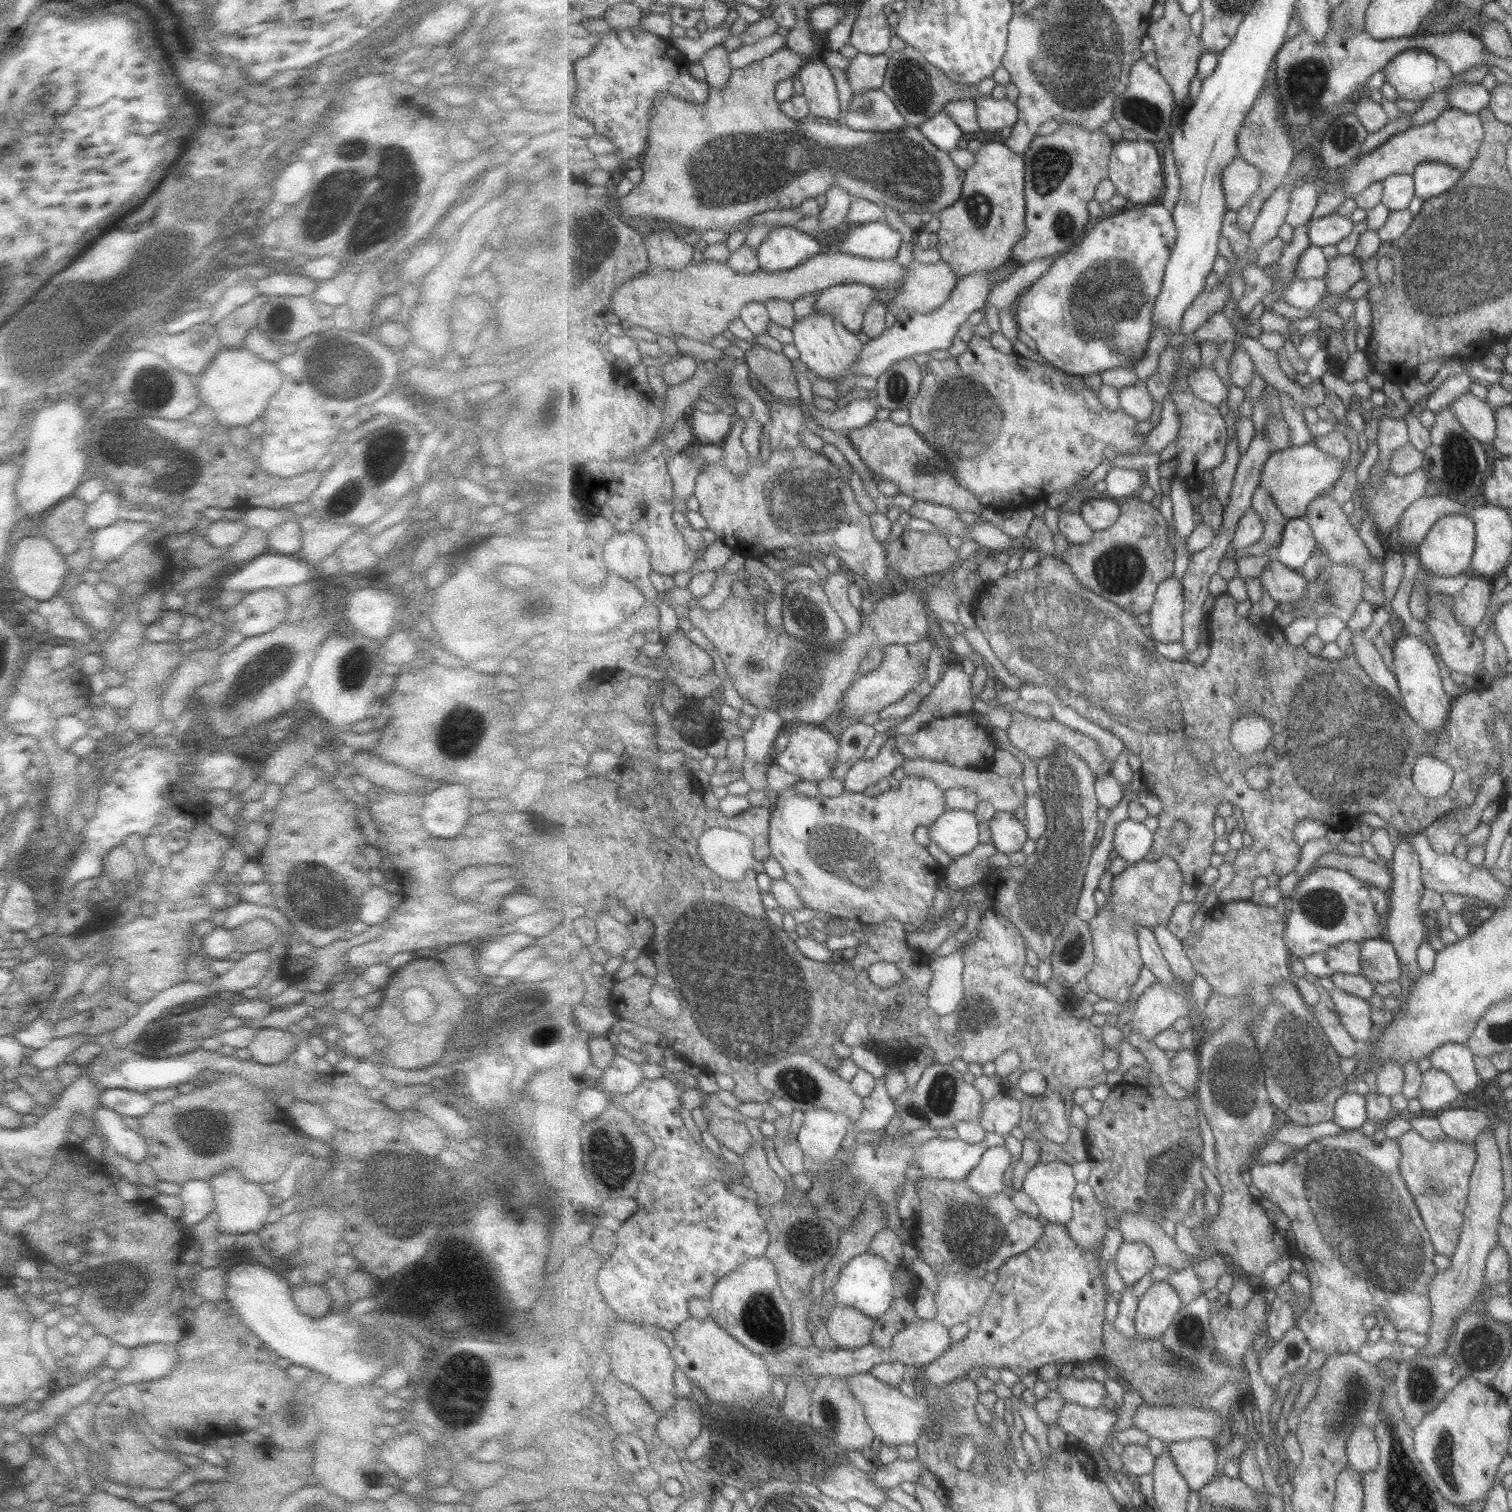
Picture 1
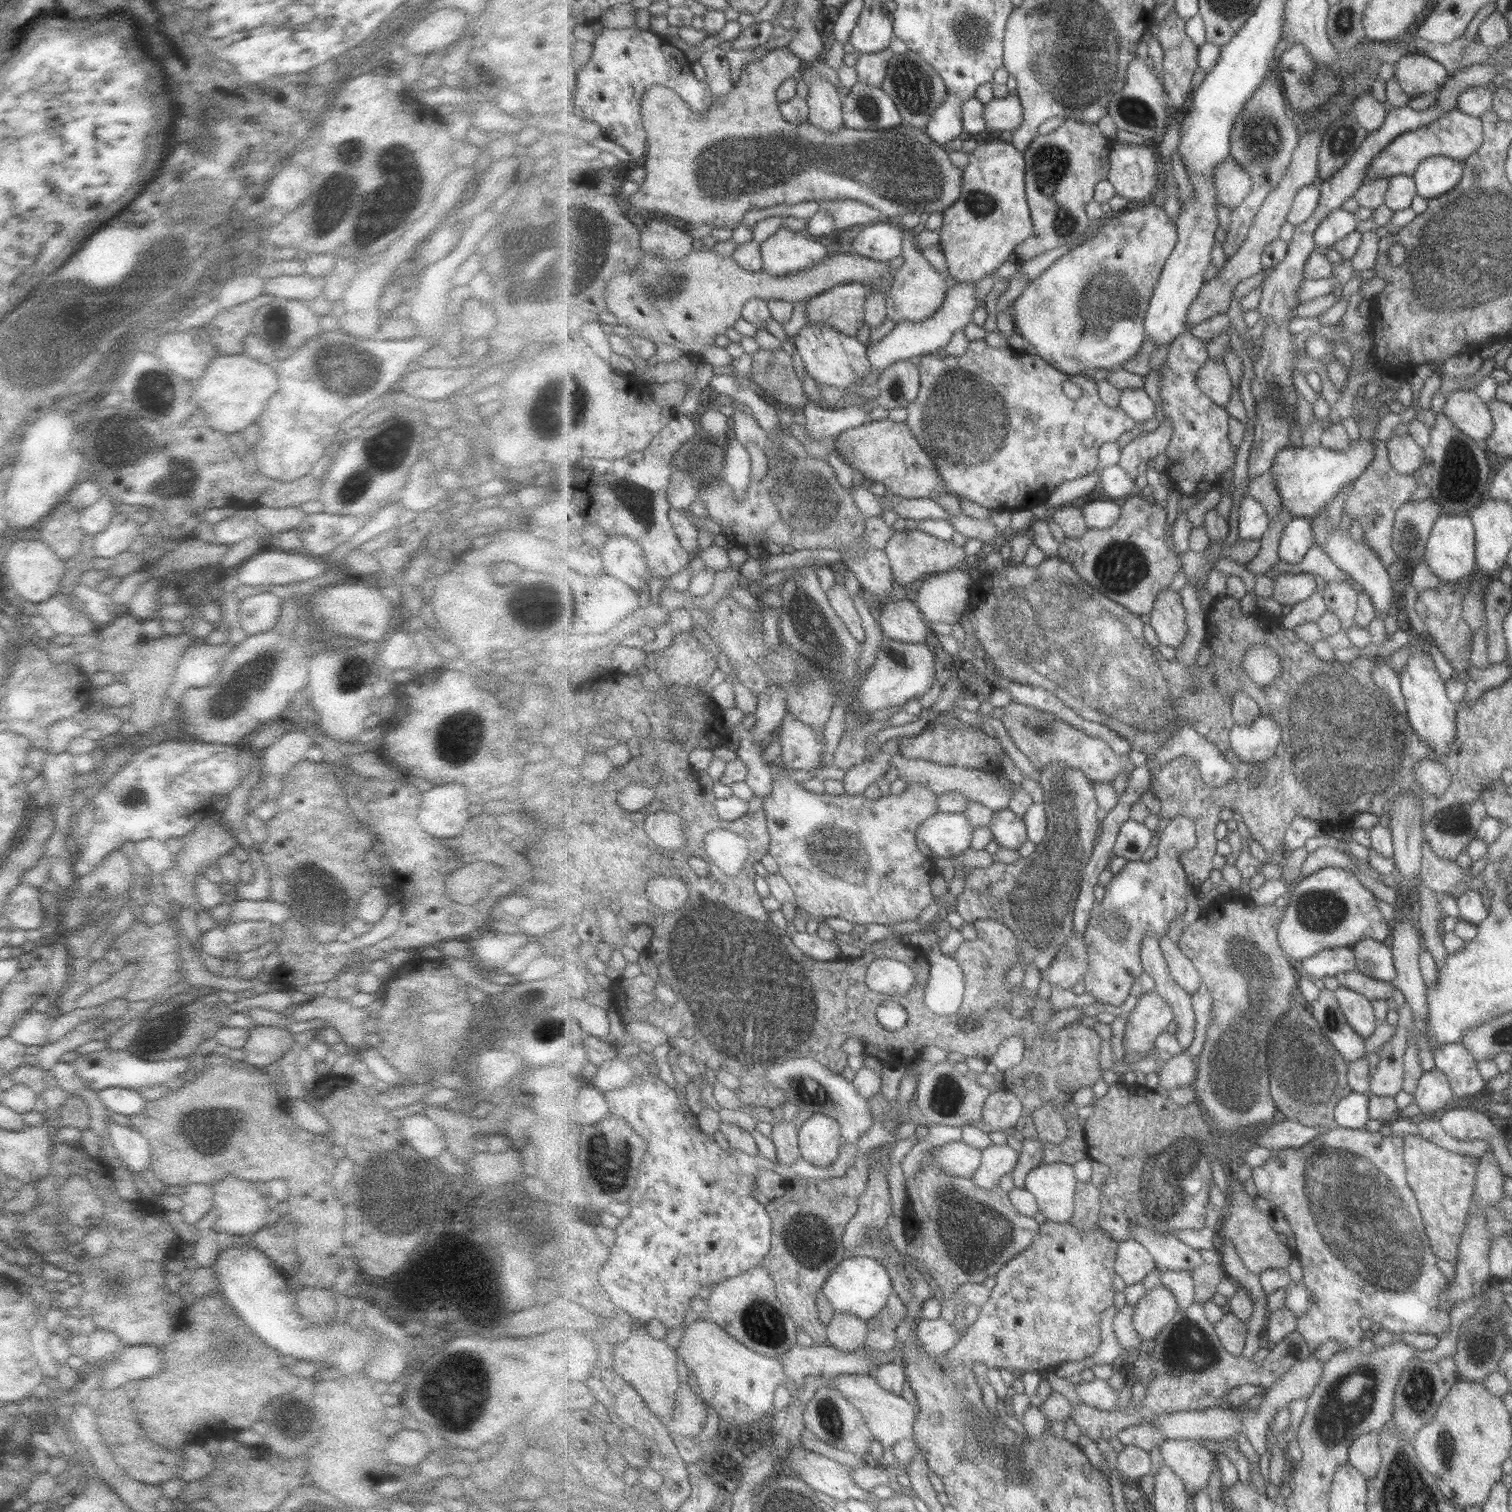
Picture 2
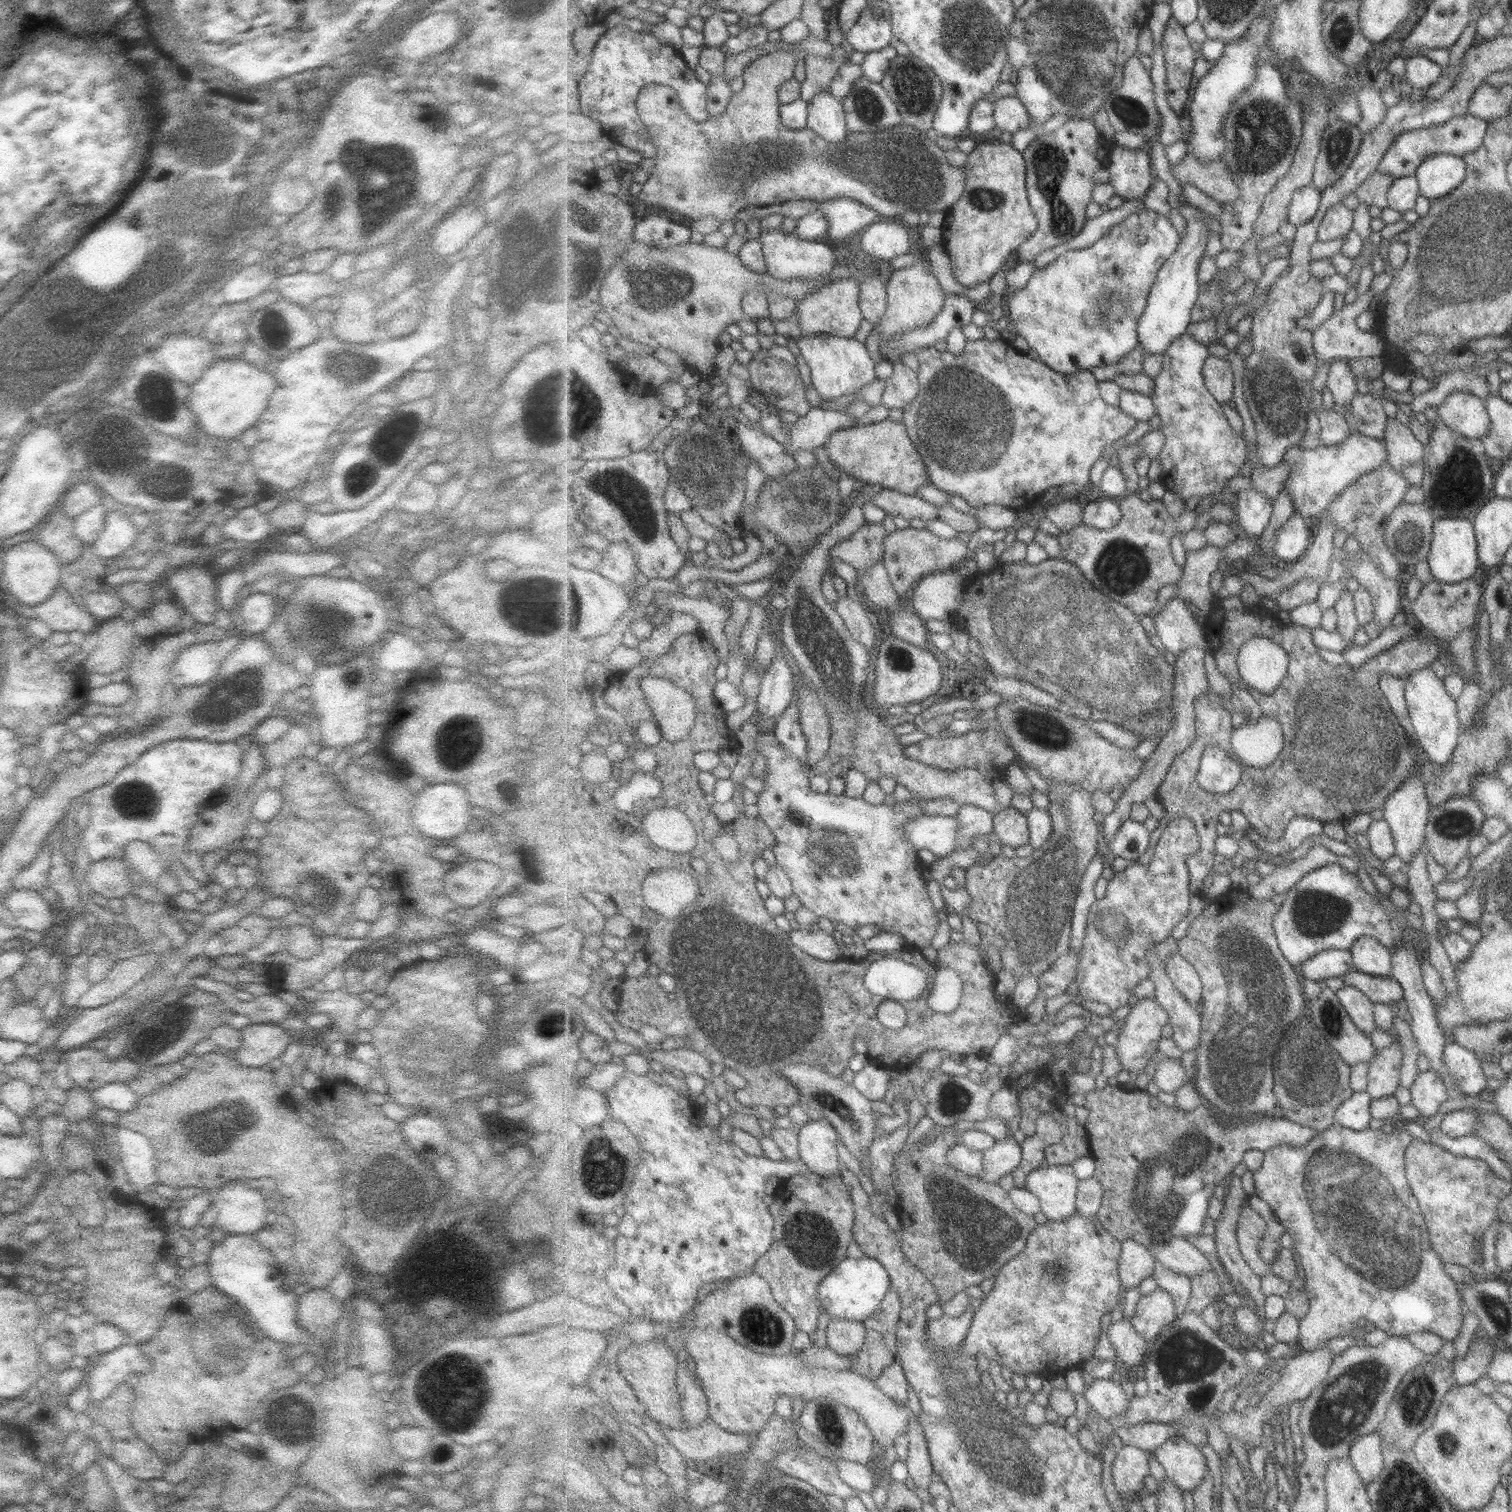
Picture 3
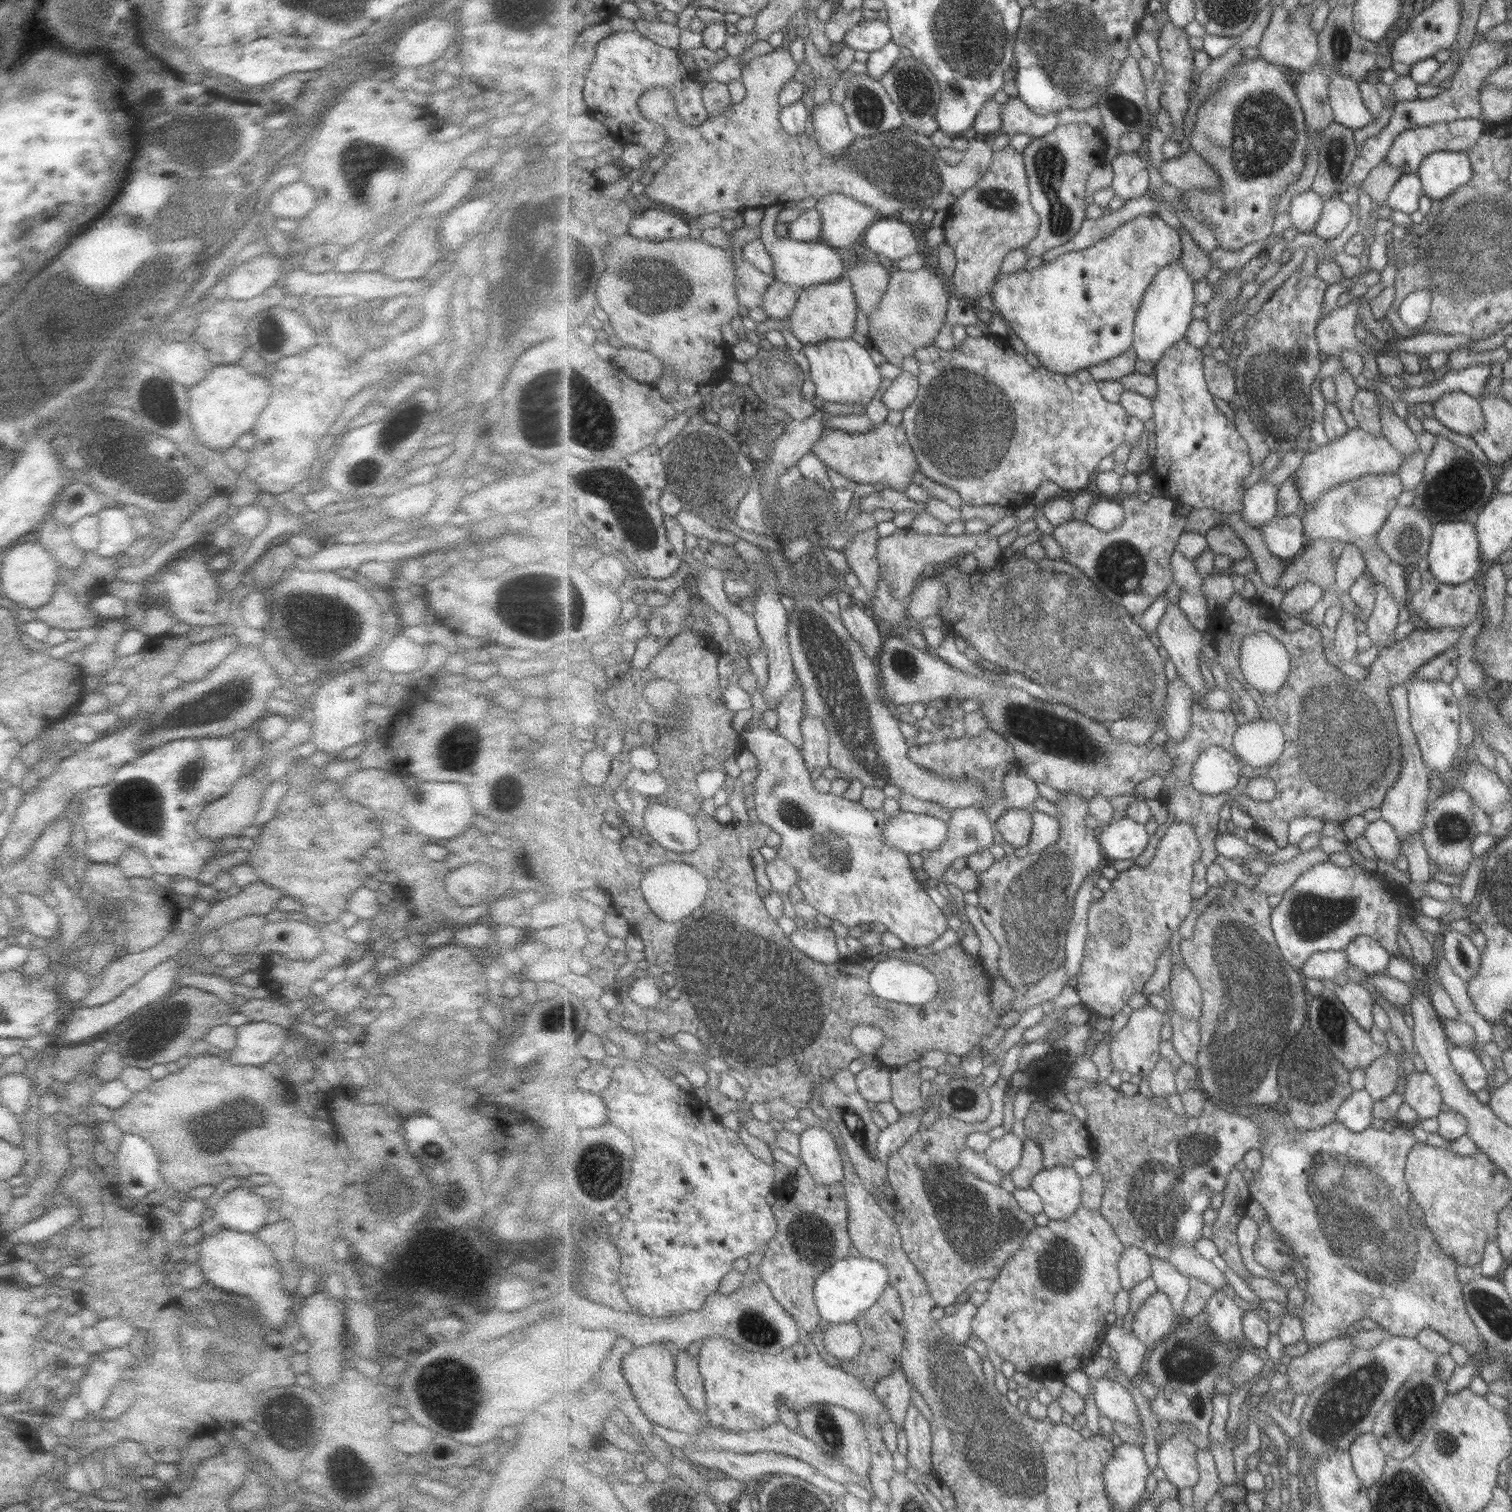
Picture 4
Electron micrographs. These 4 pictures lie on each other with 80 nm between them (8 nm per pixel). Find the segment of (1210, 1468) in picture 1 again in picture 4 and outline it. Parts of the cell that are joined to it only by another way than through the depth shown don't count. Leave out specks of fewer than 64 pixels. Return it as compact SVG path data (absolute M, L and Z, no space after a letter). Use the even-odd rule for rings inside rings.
M1179 1432L1173 1434L1162 1441L1157 1454L1157 1466L1177 1488L1194 1488L1199 1482L1198 1448L1190 1436Z

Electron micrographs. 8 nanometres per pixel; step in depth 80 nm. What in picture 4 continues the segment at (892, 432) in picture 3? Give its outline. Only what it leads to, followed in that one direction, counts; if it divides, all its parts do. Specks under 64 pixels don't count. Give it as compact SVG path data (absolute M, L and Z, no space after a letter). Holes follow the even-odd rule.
M887 421L865 434L825 428L812 446L812 452L831 470L849 481L864 485L882 482L887 487L903 492L906 486L915 483L912 480L919 471L919 463L906 430L902 425L895 426Z

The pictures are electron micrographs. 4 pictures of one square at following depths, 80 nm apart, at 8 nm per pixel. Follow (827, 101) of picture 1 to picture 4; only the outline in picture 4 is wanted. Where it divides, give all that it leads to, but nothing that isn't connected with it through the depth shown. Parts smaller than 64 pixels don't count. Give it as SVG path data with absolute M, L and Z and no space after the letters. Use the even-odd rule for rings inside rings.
M833 101L827 105L815 105L811 111L811 122L817 143L829 159L841 157L858 138L851 131L846 110Z

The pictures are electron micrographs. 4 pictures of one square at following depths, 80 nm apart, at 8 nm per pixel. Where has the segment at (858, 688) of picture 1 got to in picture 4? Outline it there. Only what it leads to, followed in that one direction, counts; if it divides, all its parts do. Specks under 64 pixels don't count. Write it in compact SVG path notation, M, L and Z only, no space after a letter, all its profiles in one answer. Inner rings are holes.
M891 634L885 640L878 663L879 672L883 674L883 686L886 688L888 699L896 706L917 704L917 702L922 702L927 706L928 702L937 700L937 698L946 698L950 702L953 696L957 696L959 703L964 700L980 700L980 709L986 718L988 728L999 733L1003 739L1007 739L1011 743L1017 765L1027 773L1031 780L1051 786L1059 792L1078 792L1089 802L1099 795L1105 798L1133 795L1144 780L1149 780L1156 774L1166 778L1174 768L1174 760L1164 745L1151 748L1149 743L1146 745L1123 744L1123 742L1113 740L1109 728L1102 722L1095 722L1093 718L1063 706L1063 703L1037 700L1031 696L1031 693L1025 692L1023 689L1013 687L1006 689L1001 685L989 682L987 678L971 676L963 670L957 670L951 664L936 657L932 651L925 652L923 649L915 648L900 635Z

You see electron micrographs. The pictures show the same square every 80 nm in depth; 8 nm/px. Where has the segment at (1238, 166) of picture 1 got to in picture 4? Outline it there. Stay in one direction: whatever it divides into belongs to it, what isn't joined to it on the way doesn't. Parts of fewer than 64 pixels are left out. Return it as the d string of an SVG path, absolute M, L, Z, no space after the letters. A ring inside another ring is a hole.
M1189 150L1188 153L1161 166L1160 176L1164 183L1180 192L1193 190L1221 190L1221 177L1201 155Z

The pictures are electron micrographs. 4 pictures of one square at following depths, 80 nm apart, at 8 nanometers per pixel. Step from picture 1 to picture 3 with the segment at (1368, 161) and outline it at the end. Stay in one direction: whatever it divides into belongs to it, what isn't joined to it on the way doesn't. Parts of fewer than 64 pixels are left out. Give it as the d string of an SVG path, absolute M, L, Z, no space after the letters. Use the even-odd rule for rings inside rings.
M1465 115L1430 128L1415 129L1399 136L1379 163L1377 172L1391 174L1395 179L1414 176L1425 160L1439 154L1463 157L1476 151L1485 138L1487 123L1478 117Z

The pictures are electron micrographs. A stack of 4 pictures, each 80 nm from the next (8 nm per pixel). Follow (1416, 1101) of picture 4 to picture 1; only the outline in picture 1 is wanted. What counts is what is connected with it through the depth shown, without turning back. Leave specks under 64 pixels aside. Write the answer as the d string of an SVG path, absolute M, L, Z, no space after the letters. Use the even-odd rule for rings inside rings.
M1431 1068L1423 1074L1418 1101L1425 1111L1438 1114L1455 1102L1459 1094L1461 1092L1449 1074Z

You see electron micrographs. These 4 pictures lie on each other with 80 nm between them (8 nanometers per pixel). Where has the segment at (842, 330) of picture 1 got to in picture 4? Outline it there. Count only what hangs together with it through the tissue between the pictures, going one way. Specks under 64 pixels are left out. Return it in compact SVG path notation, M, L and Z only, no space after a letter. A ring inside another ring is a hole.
M849 338L805 345L802 350L810 361L808 377L815 383L816 394L821 401L861 408L881 396L879 386L883 384L884 378L879 372L879 366L873 362L868 346Z

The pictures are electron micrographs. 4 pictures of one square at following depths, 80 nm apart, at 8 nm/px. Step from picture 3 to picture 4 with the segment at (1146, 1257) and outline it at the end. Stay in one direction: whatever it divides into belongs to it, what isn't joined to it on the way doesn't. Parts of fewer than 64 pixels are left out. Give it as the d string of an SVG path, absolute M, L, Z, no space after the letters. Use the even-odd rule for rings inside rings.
M1130 1245L1126 1247L1120 1263L1122 1288L1133 1290L1138 1284L1152 1276L1152 1256L1142 1247Z

